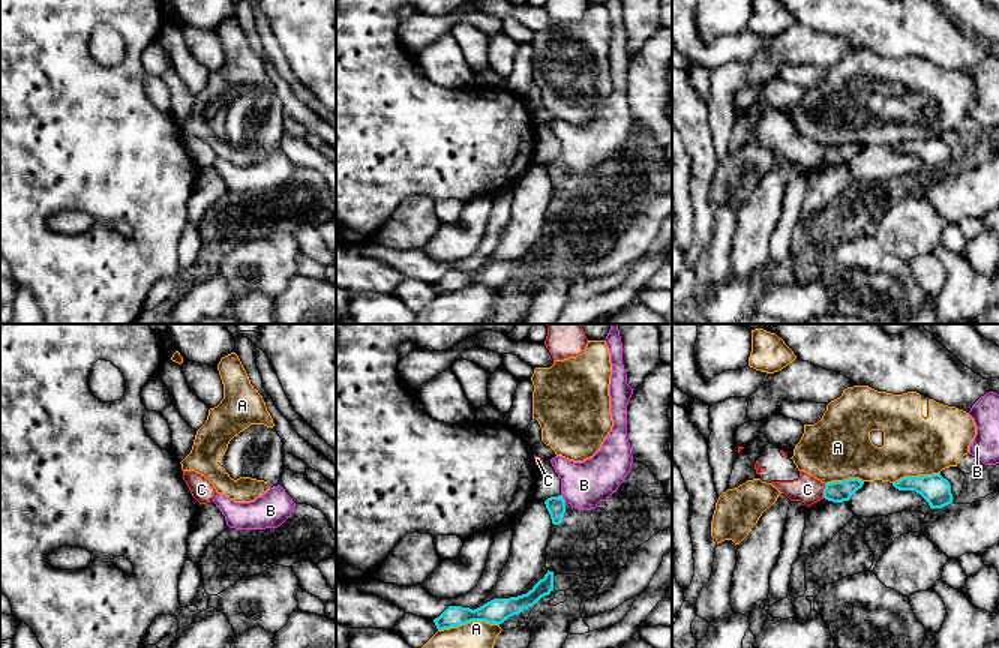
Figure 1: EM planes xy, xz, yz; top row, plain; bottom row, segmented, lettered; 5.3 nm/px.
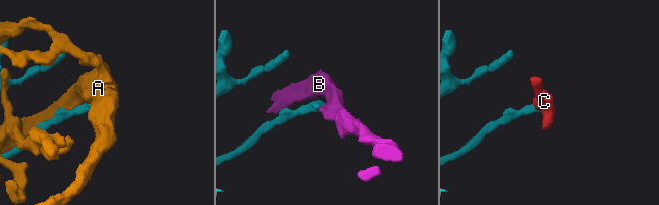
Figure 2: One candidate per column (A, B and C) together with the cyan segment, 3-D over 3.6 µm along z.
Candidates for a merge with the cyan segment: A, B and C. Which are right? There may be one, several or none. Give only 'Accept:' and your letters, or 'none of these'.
Accept: none of these

